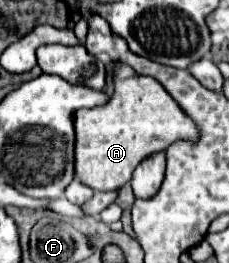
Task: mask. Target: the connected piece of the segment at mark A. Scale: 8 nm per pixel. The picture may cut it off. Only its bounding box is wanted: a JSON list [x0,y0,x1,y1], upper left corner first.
[75,62,197,192]

